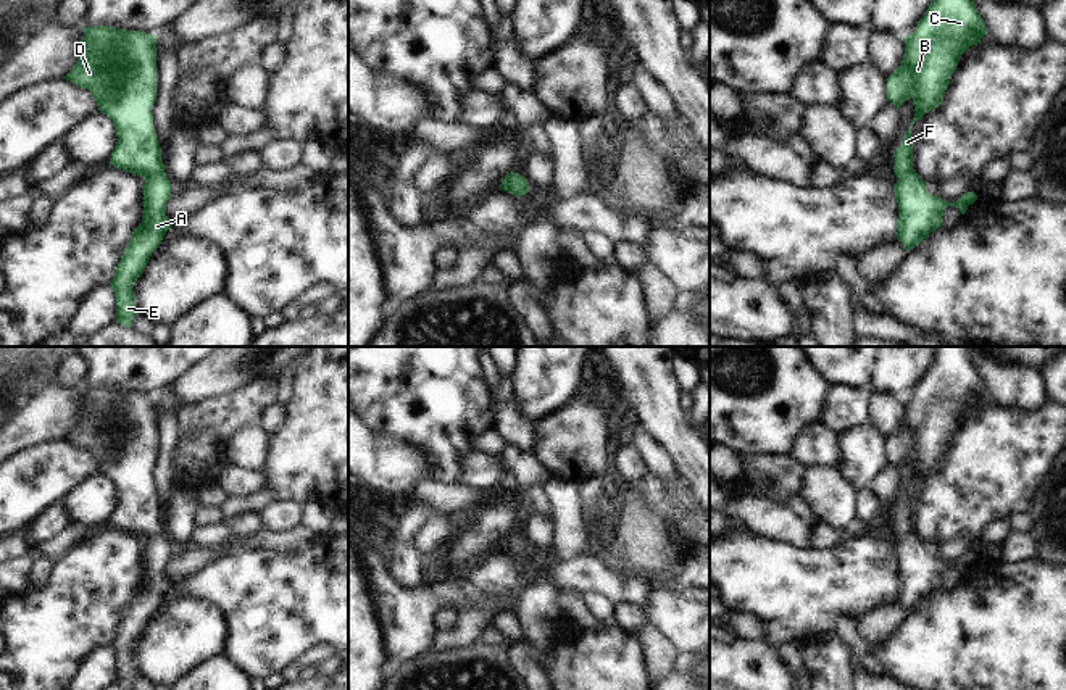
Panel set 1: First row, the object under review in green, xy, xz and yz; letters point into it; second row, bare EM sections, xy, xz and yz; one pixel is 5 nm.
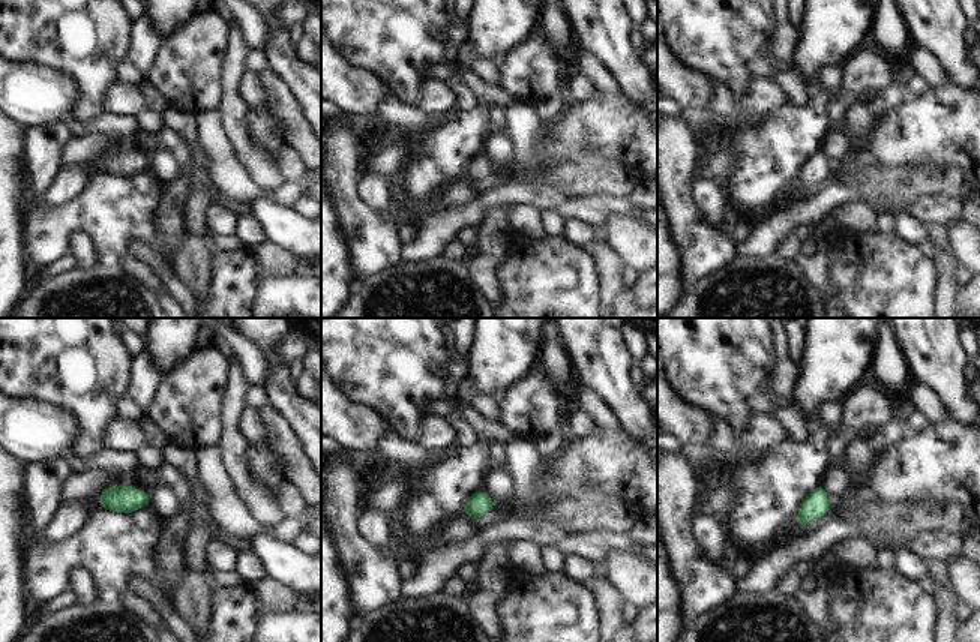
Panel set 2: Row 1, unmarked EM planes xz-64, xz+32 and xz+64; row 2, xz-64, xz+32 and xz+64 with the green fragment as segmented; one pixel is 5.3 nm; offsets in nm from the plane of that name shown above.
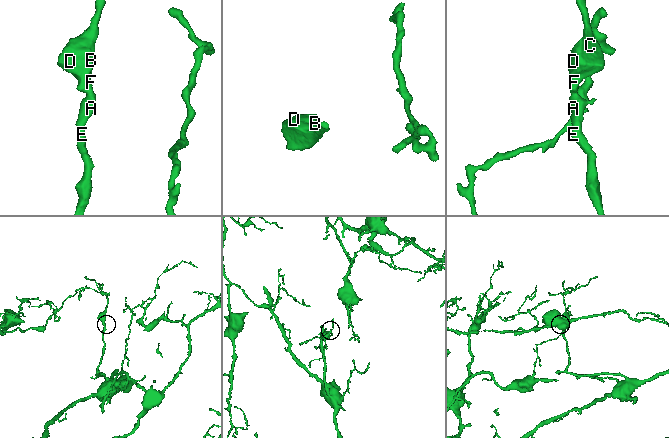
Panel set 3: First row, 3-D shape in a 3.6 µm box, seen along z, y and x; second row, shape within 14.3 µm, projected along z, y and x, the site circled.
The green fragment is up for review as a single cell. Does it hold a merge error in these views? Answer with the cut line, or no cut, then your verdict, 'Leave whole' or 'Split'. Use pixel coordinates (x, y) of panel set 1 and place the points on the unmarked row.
No split. Leave whole.

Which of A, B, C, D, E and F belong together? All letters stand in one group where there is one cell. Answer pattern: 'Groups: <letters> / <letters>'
Groups: A B C D E F.

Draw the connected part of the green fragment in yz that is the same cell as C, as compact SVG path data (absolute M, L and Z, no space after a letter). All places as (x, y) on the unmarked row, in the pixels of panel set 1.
M935 347L935 358L913 395L905 397L900 427L887 439L887 463L897 471L911 459L914 479L893 513L893 534L898 538L893 555L898 564L897 600L910 613L932 592L943 587L943 572L955 567L961 576L977 561L974 553L948 564L926 551L913 530L911 487L937 469L950 445L961 416L987 395L969 347Z

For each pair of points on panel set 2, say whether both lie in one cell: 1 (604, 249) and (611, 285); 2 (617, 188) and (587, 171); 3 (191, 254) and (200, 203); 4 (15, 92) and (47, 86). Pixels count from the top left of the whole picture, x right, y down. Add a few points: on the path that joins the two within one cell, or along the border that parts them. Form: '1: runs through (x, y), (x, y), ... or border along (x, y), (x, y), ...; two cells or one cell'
1: runs through (605, 258), (610, 264), (610, 276); one cell
2: runs through (610, 180), (595, 173); one cell
3: border along (186, 231), (201, 237); two cells
4: runs through (23, 92), (39, 92); one cell

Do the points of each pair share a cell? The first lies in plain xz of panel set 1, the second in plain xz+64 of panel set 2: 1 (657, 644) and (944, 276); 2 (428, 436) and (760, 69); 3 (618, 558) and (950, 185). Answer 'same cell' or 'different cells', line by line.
1: same cell
2: different cells
3: same cell

